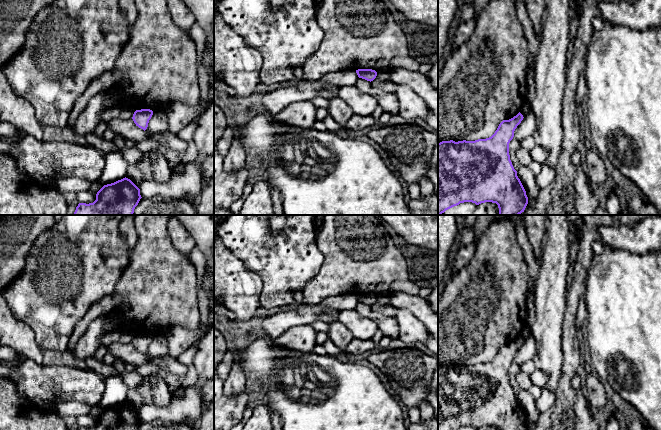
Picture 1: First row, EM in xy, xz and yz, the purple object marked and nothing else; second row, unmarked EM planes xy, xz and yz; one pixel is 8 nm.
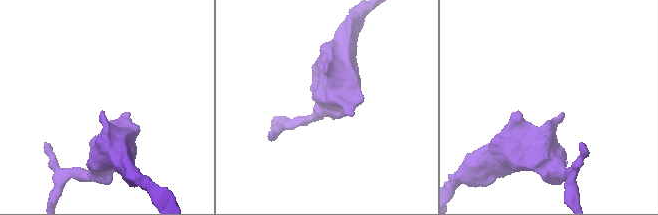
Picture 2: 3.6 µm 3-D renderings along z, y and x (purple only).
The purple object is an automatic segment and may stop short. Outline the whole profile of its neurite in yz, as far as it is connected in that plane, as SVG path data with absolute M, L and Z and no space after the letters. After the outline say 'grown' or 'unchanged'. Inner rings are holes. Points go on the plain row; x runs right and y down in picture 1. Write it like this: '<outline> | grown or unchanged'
M519 336L513 342L503 344L495 357L486 363L438 367L438 430L457 430L464 426L476 429L492 426L498 430L527 430L526 415L509 379L509 367L523 342Z | unchanged

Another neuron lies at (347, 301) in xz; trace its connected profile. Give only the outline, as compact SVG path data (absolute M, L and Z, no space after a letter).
M344 294L327 297L319 306L325 309L338 310L340 312L346 309L355 309L358 303L359 301L355 294Z

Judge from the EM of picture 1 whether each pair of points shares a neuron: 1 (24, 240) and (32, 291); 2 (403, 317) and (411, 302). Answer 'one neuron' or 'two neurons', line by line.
1: two neurons
2: two neurons

